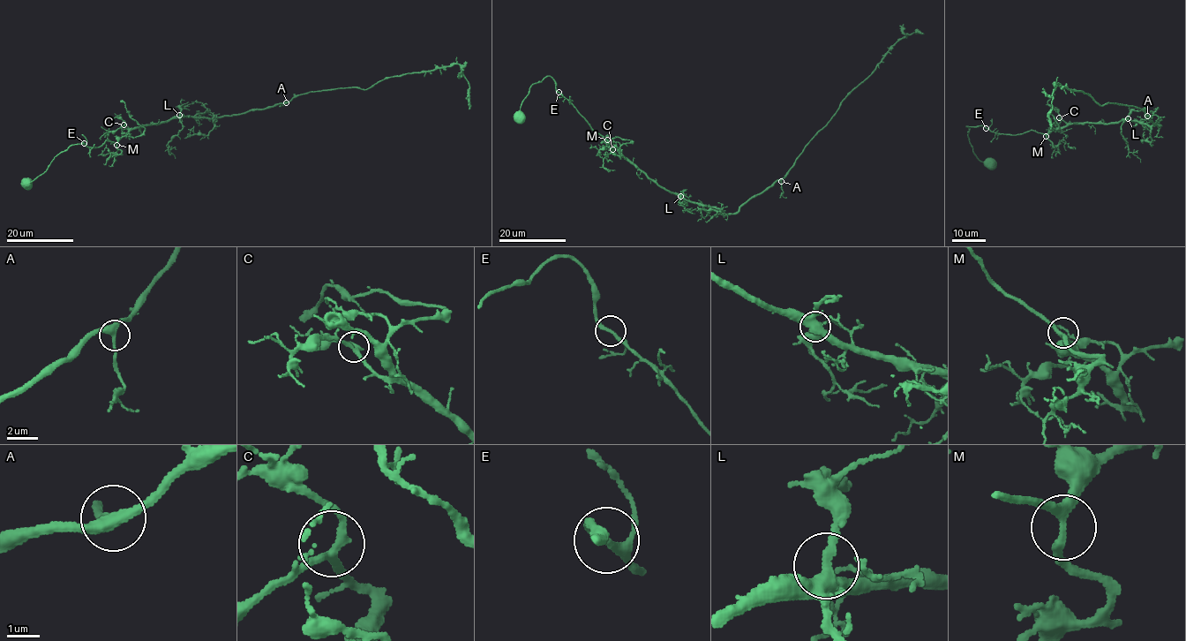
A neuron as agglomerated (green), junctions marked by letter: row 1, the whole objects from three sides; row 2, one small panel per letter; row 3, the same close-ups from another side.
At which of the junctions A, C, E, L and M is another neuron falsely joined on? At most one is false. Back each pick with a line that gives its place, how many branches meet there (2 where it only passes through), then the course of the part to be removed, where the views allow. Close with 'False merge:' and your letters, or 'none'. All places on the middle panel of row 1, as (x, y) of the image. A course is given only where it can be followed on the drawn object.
False merge: none

